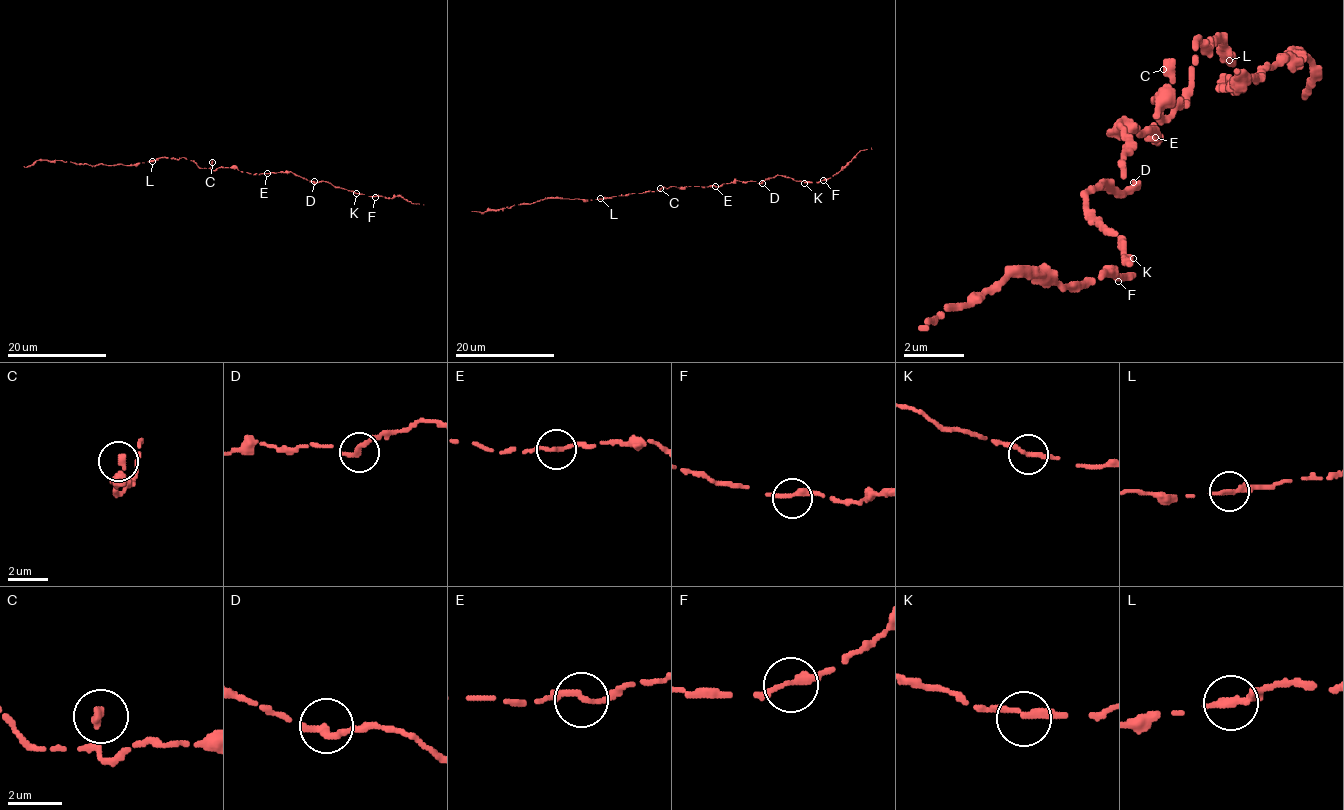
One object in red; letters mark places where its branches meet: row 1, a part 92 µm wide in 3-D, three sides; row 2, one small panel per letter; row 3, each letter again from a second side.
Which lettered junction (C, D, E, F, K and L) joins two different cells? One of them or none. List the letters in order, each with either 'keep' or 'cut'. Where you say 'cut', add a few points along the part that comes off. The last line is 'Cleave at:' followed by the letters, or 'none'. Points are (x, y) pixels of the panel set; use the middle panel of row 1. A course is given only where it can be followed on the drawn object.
C: keep
D: keep
E: keep
F: keep
K: keep
L: keep
Cleave at: none

